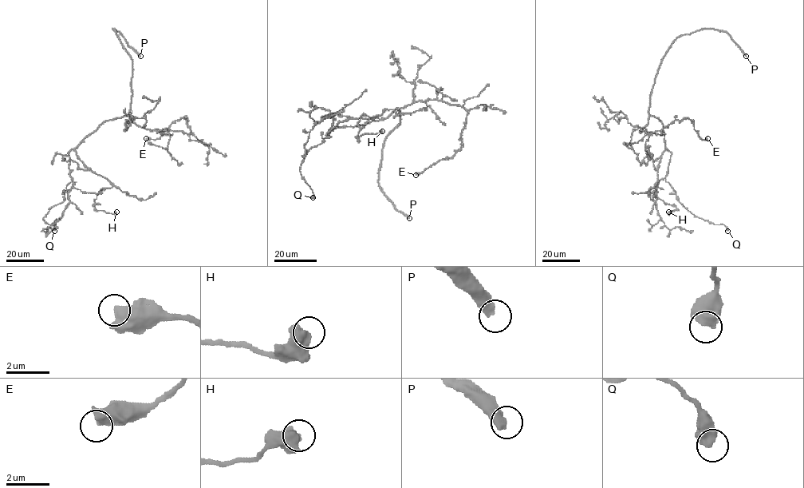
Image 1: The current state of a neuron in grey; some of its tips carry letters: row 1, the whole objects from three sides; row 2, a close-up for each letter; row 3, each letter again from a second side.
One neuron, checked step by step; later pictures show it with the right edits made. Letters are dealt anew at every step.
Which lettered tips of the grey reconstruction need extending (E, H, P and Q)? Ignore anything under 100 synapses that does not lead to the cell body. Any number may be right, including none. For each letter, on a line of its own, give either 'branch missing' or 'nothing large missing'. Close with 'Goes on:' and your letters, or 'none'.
E: nothing large missing
H: nothing large missing
P: branch missing
Q: nothing large missing
Goes on: P

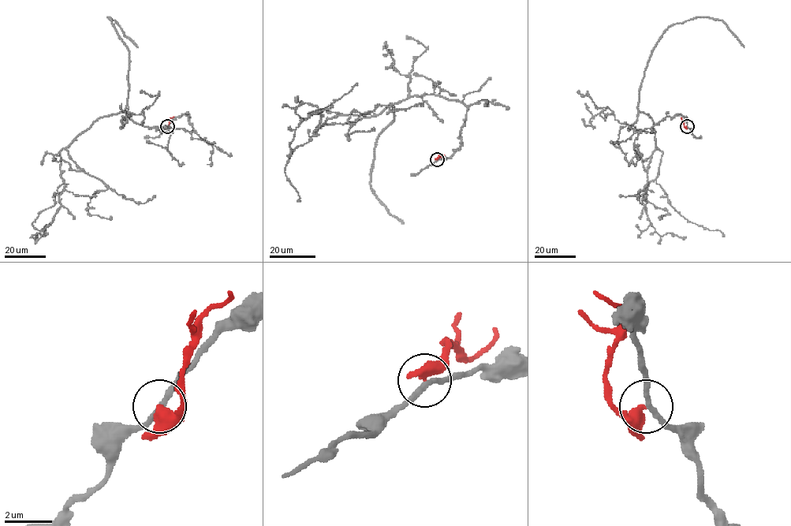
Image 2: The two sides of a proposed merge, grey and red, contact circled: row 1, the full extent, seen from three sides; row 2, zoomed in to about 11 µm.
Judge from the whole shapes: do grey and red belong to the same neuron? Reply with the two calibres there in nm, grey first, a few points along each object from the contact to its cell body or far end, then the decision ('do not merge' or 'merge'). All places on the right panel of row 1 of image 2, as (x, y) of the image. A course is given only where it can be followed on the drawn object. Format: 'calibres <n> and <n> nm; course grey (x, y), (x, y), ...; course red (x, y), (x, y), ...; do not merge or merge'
calibres 220 and 360 nm; course grey (687, 126), (677, 114), (628, 128), (639, 112), (651, 118), (662, 154), (656, 183), (669, 203), (724, 236); course red (687, 126), (684, 126), (685, 118), (683, 116); do not merge

